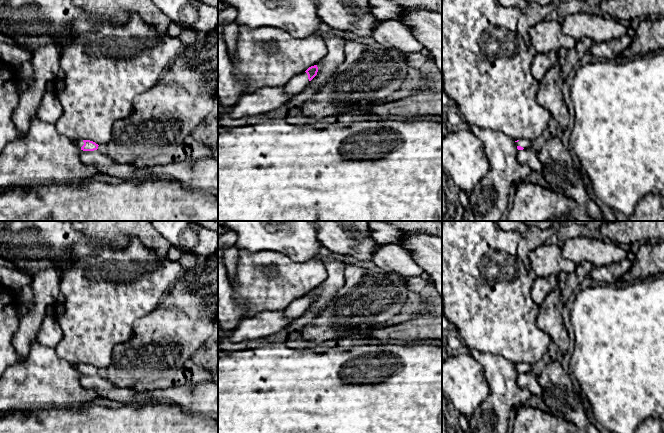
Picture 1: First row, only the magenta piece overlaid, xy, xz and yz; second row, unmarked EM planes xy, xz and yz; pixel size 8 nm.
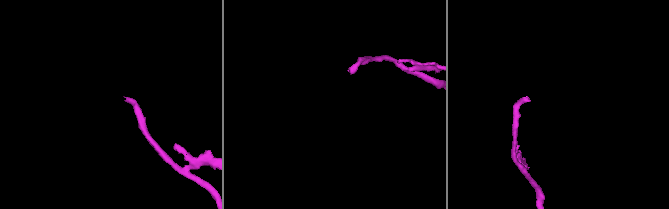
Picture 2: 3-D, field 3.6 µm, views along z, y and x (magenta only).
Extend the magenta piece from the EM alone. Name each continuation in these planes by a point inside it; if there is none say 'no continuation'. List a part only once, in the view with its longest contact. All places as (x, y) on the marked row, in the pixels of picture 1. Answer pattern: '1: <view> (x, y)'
1: xz (298, 83)

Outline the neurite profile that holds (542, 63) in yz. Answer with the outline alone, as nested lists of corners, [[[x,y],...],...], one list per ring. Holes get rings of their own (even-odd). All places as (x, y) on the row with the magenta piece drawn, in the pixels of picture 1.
[[[542,20],[529,29],[530,43],[537,52],[533,56],[531,71],[540,81],[545,74],[553,68],[558,61],[557,52],[560,49],[572,49],[576,41],[564,35],[561,23],[557,21]]]

